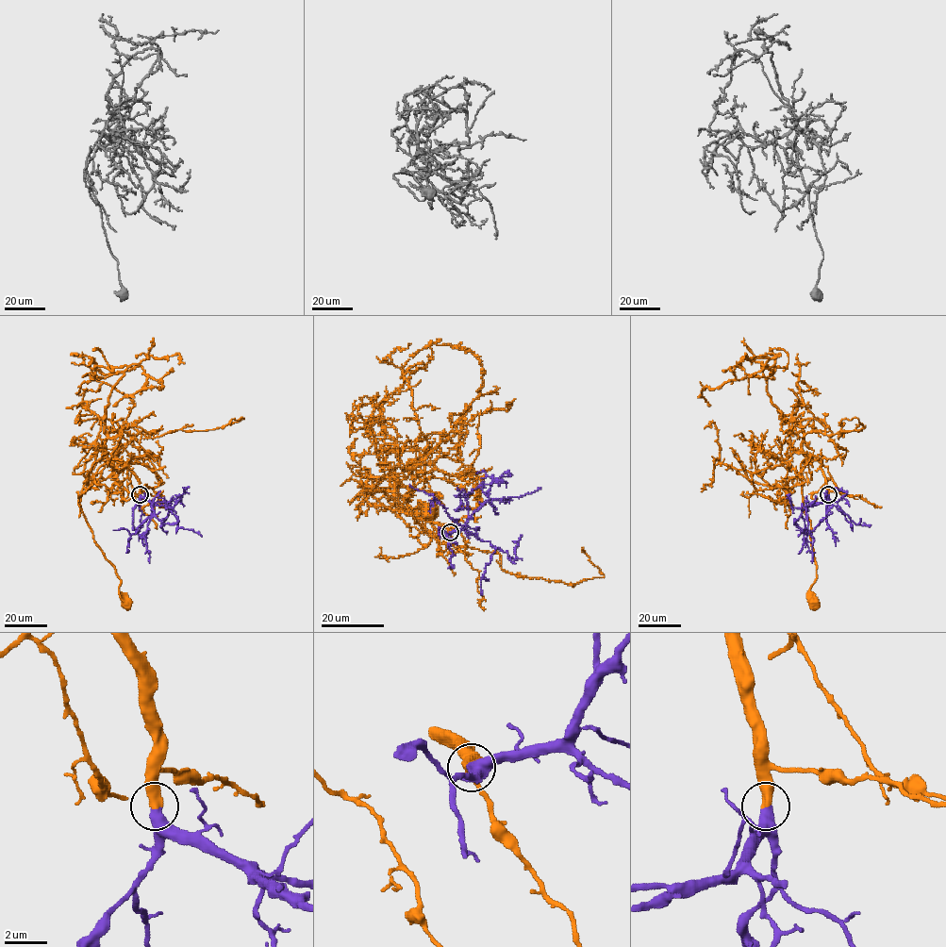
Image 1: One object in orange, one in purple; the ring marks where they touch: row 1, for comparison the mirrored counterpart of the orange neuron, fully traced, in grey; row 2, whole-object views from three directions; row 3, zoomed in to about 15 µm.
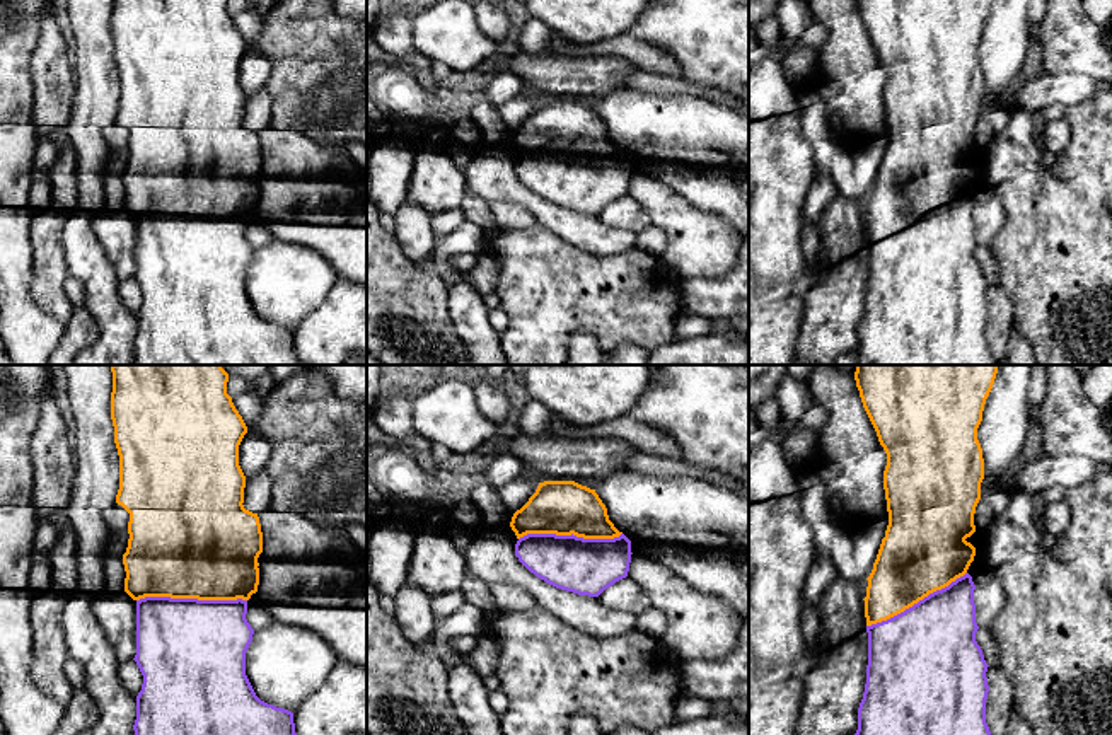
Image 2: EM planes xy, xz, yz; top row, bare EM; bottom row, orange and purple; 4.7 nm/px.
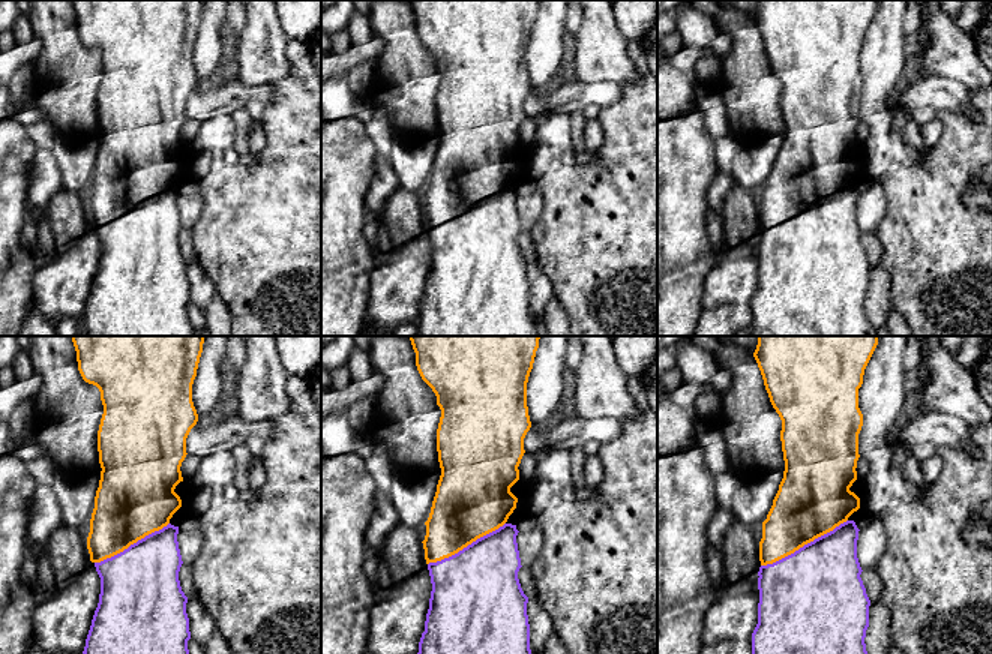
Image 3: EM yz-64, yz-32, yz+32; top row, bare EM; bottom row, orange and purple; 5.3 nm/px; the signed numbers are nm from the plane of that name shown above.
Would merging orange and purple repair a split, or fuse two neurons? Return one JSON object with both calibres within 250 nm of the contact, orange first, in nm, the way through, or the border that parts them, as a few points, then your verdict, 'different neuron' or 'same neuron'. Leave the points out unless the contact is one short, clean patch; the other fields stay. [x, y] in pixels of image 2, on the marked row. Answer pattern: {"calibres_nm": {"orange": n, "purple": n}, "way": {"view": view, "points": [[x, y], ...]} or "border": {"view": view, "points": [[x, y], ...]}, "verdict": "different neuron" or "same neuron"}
{"calibres_nm": {"orange": 500, "purple": 480}, "verdict": "same neuron"}

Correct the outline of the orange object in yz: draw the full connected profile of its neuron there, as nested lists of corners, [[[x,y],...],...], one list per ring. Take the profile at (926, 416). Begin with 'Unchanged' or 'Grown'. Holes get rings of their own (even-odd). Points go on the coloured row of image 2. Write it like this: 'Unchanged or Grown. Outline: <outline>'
Grown. Outline: [[[856,365],[854,380],[863,408],[877,431],[878,442],[887,454],[883,471],[883,489],[889,512],[889,525],[882,539],[873,570],[870,573],[865,600],[865,617],[868,633],[868,665],[863,699],[858,708],[858,730],[854,735],[991,735],[986,723],[987,663],[976,641],[979,629],[976,622],[972,576],[967,573],[976,556],[976,547],[965,539],[976,532],[974,513],[981,500],[981,483],[984,479],[982,449],[977,440],[977,428],[982,421],[986,399],[993,389],[998,365]]]

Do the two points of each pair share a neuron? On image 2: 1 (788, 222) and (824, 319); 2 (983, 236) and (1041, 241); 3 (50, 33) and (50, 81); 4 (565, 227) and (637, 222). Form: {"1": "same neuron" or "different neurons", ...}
{"1": "different neurons", "2": "different neurons", "3": "same neuron", "4": "different neurons"}

